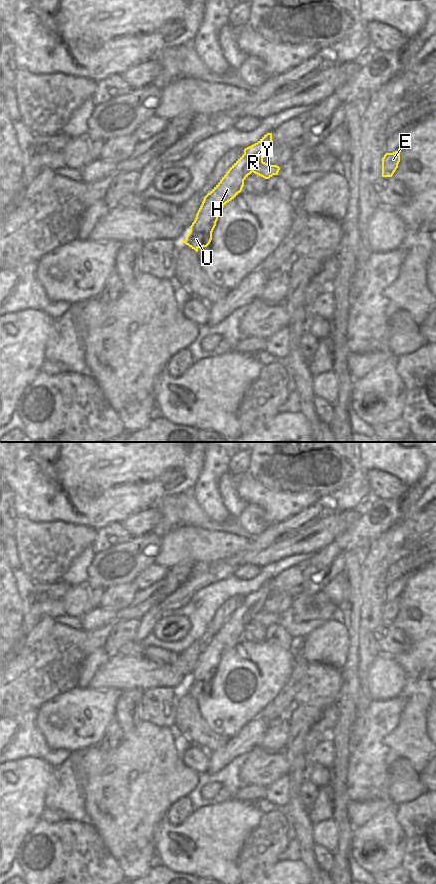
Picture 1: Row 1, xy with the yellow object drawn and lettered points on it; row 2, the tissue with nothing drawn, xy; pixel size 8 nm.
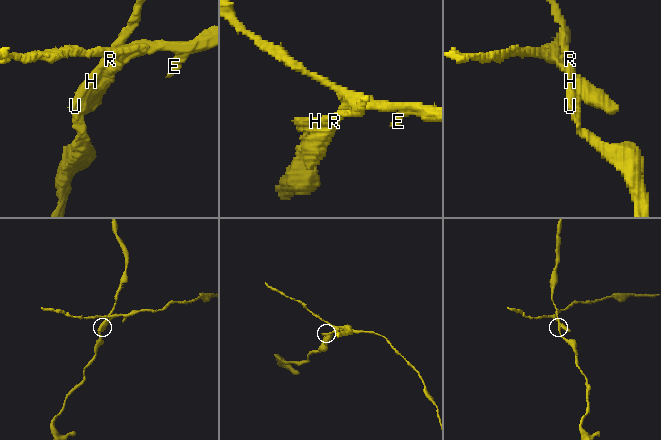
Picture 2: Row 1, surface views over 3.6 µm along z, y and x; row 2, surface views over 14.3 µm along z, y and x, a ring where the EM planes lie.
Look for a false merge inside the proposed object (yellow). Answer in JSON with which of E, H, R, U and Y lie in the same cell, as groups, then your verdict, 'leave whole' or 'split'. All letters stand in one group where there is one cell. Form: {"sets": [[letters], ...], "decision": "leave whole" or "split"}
{"sets": [["E", "Y"], ["H", "R", "U"]], "decision": "split"}

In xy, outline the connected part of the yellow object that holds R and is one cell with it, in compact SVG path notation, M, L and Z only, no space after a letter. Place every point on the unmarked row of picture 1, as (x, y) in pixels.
M267 581L257 591L244 597L244 602L204 645L190 674L190 680L181 691L185 691L196 700L199 695L207 695L210 692L222 656L242 639L244 628L260 613L271 593L272 581Z

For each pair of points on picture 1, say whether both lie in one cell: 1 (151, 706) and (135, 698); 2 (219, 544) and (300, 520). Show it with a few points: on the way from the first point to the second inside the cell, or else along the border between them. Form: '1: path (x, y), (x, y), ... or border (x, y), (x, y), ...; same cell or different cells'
1: border (144, 691), (140, 712), (141, 720); different cells
2: border (250, 539), (235, 555); different cells

